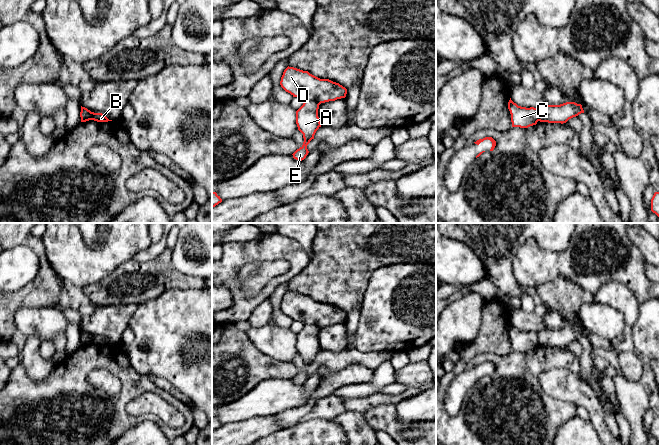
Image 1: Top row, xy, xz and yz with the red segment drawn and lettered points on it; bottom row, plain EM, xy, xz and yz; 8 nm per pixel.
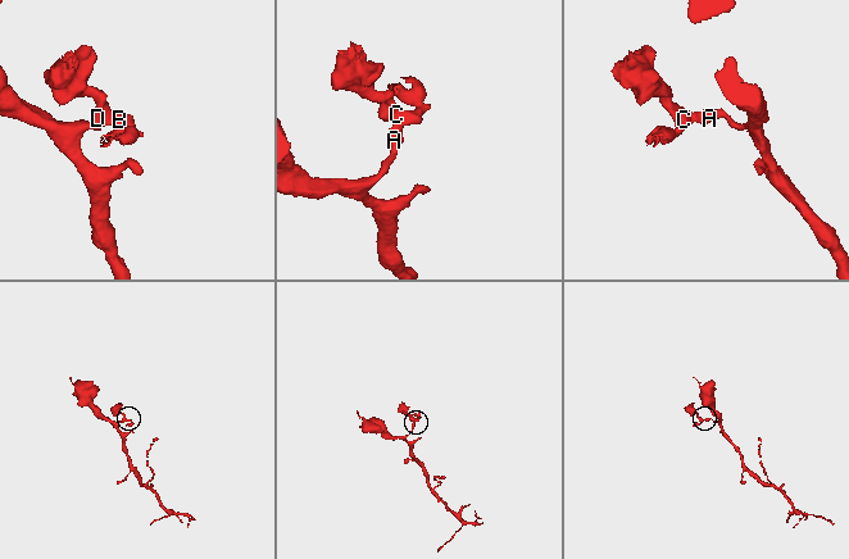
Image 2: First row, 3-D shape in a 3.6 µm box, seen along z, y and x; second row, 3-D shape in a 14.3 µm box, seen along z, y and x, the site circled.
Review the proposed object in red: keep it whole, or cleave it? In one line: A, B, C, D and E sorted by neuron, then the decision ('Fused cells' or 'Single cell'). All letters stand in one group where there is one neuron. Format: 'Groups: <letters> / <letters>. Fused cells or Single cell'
Groups: A E / B C D. Fused cells

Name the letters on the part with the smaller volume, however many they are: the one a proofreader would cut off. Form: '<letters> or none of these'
B, C, D

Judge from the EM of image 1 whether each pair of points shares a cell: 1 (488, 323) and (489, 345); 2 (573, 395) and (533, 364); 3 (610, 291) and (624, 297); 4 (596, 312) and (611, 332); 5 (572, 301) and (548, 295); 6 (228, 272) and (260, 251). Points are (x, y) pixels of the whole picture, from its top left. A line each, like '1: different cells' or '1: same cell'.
1: same cell
2: different cells
3: same cell
4: same cell
5: same cell
6: same cell

